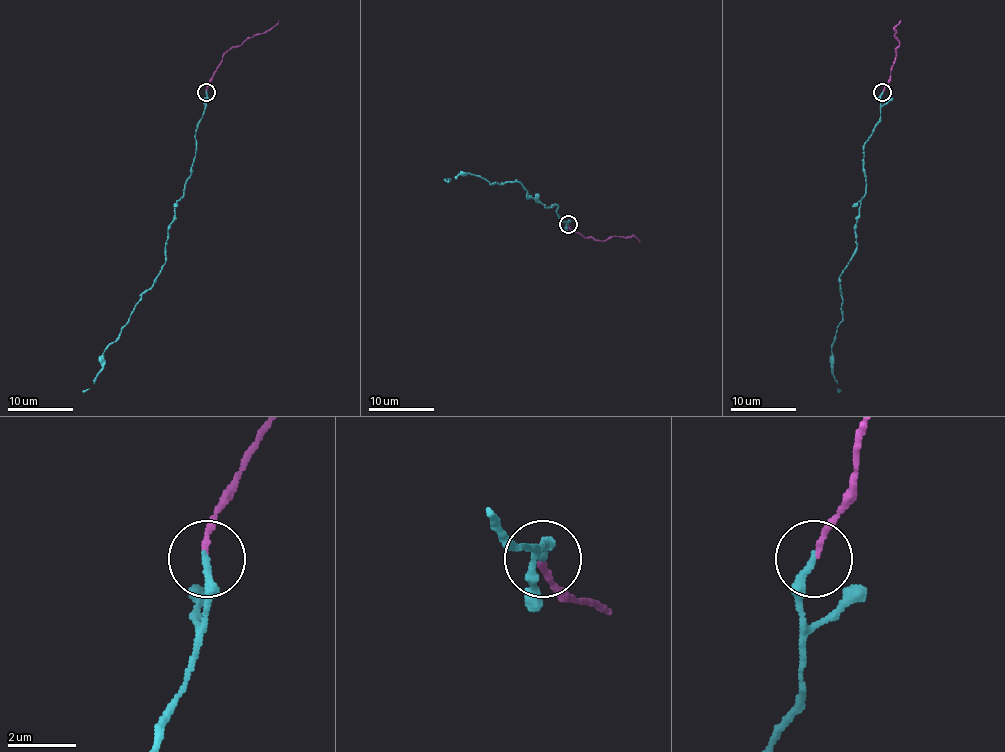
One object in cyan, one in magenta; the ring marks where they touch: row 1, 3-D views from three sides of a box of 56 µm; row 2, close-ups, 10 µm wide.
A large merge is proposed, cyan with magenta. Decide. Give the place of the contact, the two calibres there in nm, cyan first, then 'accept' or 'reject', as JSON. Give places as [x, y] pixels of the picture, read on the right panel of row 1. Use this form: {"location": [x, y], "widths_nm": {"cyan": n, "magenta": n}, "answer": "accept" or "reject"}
{"location": [882, 92], "widths_nm": {"cyan": 240, "magenta": 150}, "answer": "accept"}

